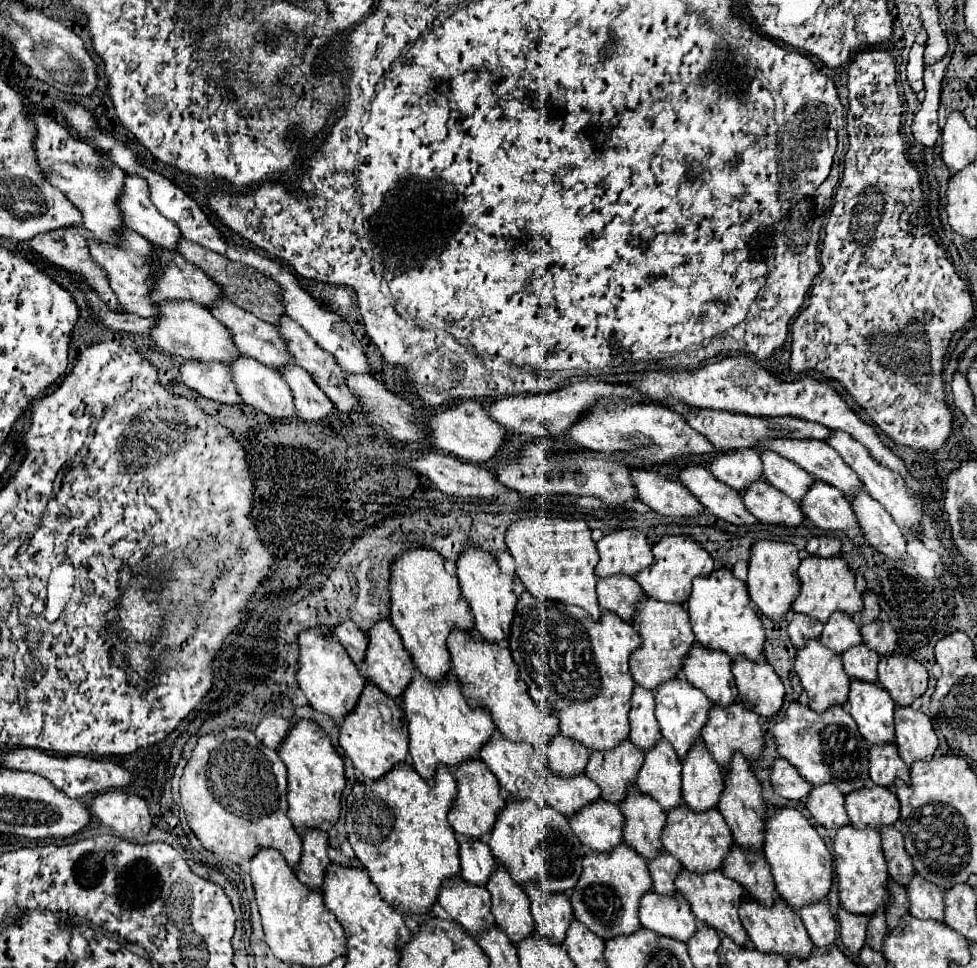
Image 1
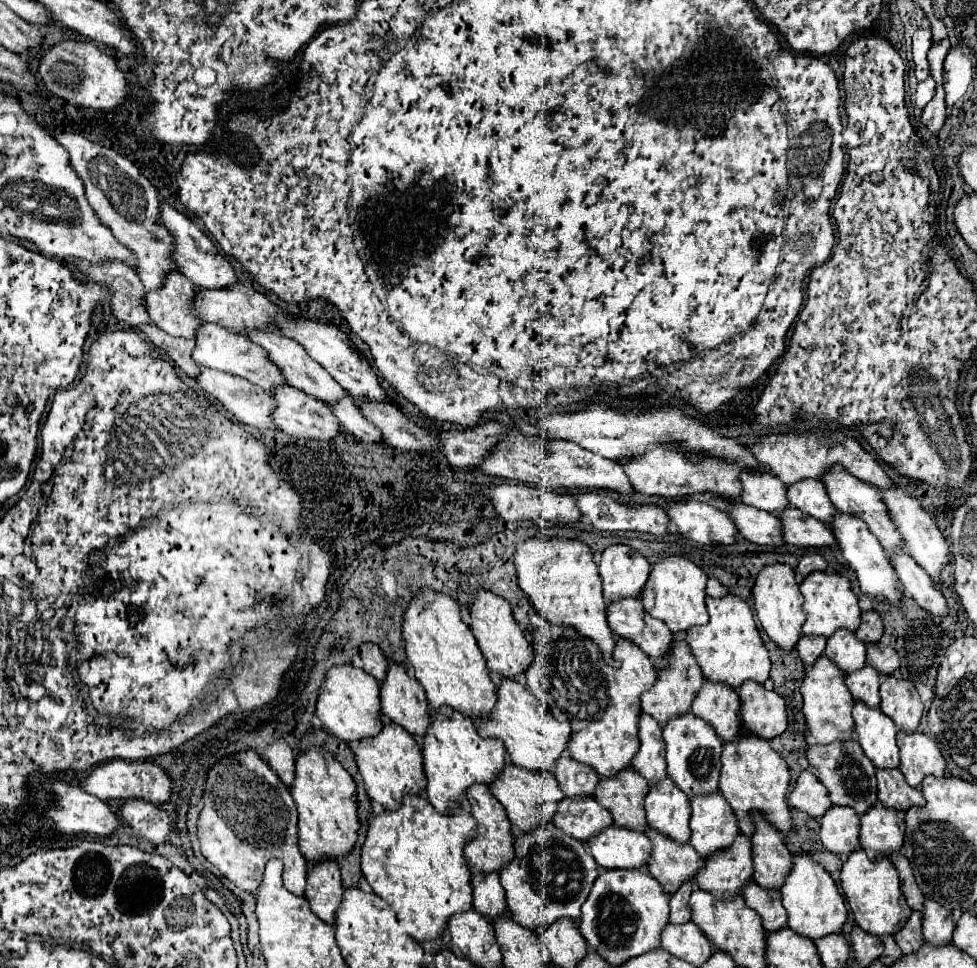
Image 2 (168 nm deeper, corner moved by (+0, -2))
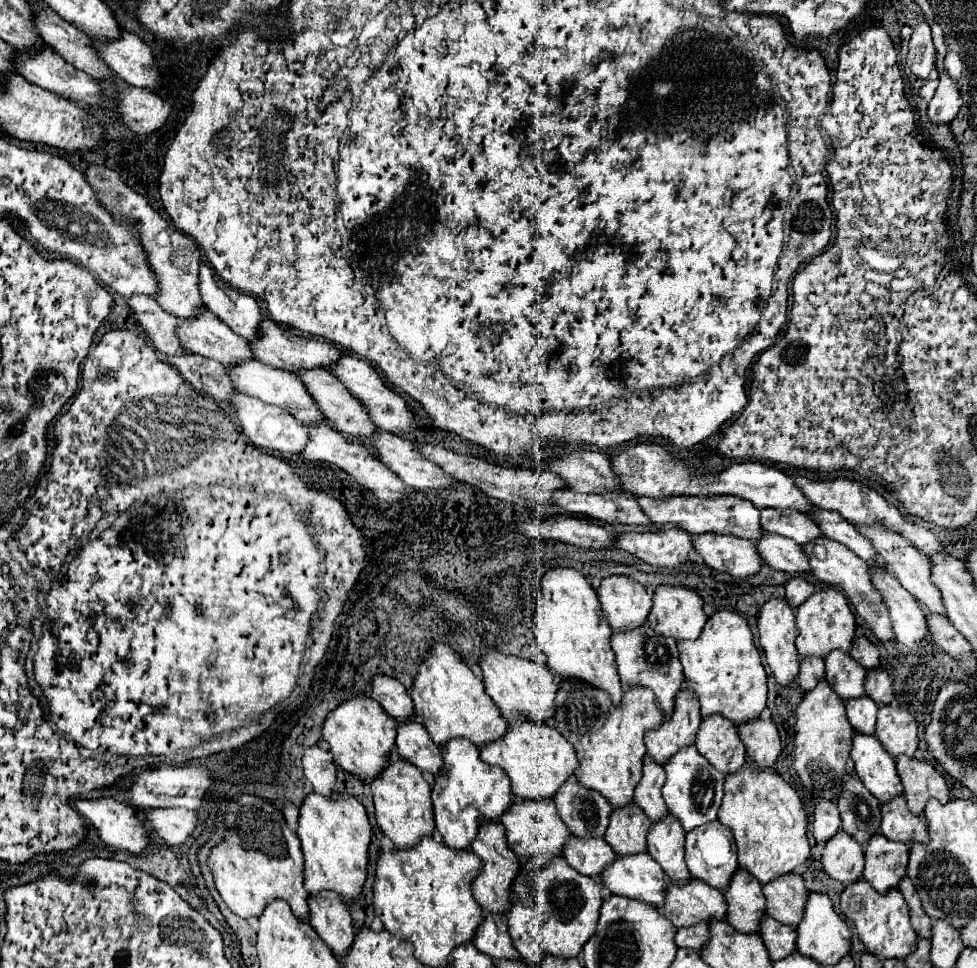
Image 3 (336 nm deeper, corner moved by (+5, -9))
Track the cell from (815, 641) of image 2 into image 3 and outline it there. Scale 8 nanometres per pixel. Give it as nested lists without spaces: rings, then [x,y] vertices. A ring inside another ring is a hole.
[[[804,658],[800,662],[800,674],[796,678],[798,686],[806,690],[814,690],[814,686],[824,678],[824,660],[820,658]]]

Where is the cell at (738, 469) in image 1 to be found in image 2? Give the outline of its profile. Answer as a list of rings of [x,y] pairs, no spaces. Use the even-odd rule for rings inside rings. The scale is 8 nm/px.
[[[741,469],[741,501],[745,505],[763,509],[767,513],[779,515],[789,501],[785,497],[785,483],[781,483],[773,473],[757,469],[755,473]]]

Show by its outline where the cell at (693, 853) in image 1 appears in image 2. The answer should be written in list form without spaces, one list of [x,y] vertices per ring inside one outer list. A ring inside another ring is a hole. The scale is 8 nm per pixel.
[[[737,835],[733,847],[713,855],[713,859],[703,859],[703,867],[693,877],[695,885],[717,897],[735,895],[753,877],[751,865],[751,841],[747,835]]]

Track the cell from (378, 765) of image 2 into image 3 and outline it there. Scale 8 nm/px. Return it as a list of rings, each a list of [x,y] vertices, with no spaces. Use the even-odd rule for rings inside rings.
[[[390,758],[388,768],[382,772],[380,778],[370,782],[376,806],[376,822],[380,830],[394,842],[396,848],[412,848],[424,836],[432,836],[436,830],[436,822],[432,818],[432,786],[422,776],[422,772],[404,762],[402,758]]]

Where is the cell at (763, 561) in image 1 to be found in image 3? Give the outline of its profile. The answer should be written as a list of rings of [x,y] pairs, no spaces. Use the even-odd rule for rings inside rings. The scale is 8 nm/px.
[[[770,598],[758,616],[758,632],[760,632],[760,644],[766,654],[766,662],[770,666],[772,676],[780,686],[790,686],[796,676],[798,676],[798,666],[800,666],[800,654],[796,652],[794,640],[796,640],[796,616],[792,614],[794,610],[788,606],[786,600],[780,598]]]

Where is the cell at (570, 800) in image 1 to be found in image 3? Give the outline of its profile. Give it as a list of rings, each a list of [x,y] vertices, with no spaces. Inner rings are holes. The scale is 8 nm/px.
[[[570,838],[564,848],[566,862],[584,876],[602,876],[604,868],[616,860],[616,854],[604,840]]]

